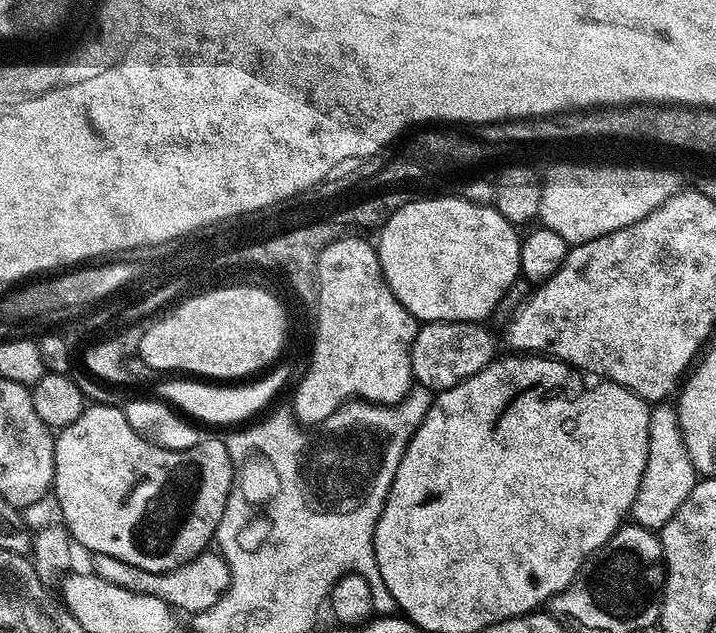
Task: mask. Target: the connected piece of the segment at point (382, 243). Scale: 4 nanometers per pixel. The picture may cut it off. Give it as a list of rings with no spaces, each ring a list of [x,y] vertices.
[[[460,194],[455,196],[429,195],[427,198],[402,206],[378,229],[380,241],[374,247],[382,274],[392,293],[406,306],[406,310],[417,321],[467,320],[484,322],[491,317],[498,306],[502,294],[520,276],[521,233],[517,225],[502,218],[494,206],[476,205],[465,200]]]

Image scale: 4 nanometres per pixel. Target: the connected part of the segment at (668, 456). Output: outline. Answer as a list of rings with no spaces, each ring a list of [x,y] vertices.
[[[660,402],[650,411],[650,434],[648,435],[648,453],[646,470],[638,494],[632,503],[631,519],[642,528],[659,530],[686,502],[690,490],[698,483],[698,474],[686,454],[686,448],[680,434],[680,423],[676,418],[676,409],[671,403]]]

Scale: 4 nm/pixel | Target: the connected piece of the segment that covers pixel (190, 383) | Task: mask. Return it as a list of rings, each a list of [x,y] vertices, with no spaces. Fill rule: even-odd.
[[[275,368],[265,371],[263,375],[251,382],[236,382],[231,386],[224,382],[201,382],[196,378],[176,378],[180,380],[166,381],[161,386],[158,396],[160,400],[175,406],[185,417],[193,421],[203,422],[205,425],[232,424],[228,426],[236,426],[241,422],[251,421],[253,419],[251,416],[255,412],[263,413],[265,411],[263,408],[275,398],[276,391],[287,382],[287,374],[282,369]],[[200,420],[205,420],[205,422]],[[239,420],[244,421],[239,422]]]

